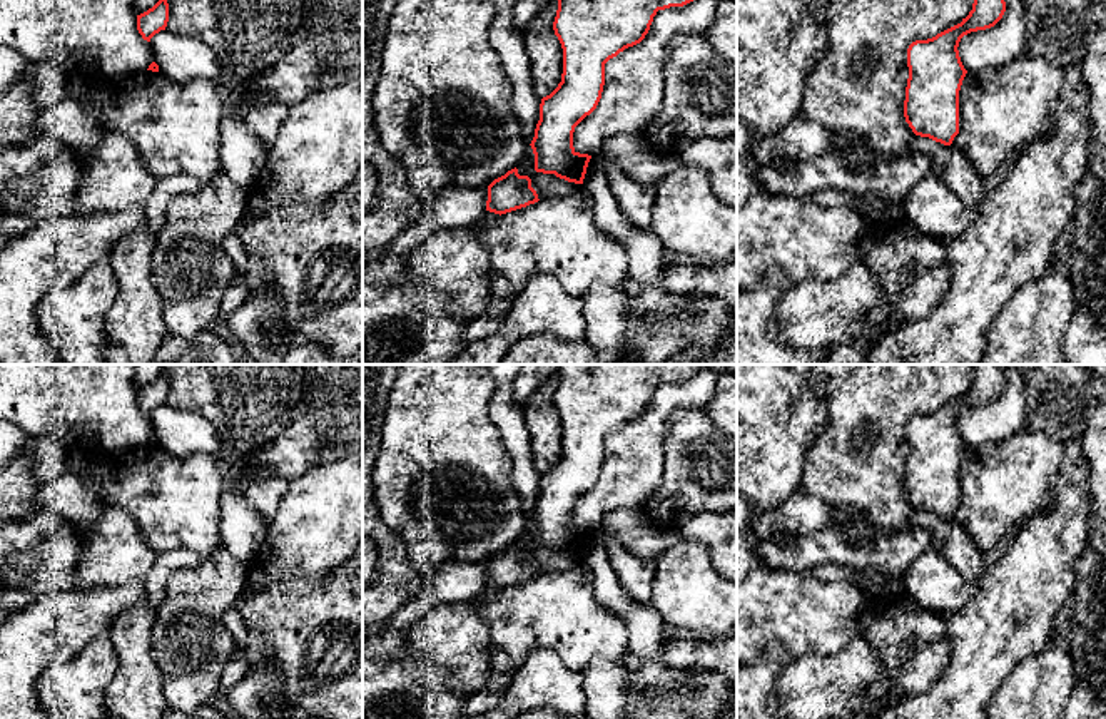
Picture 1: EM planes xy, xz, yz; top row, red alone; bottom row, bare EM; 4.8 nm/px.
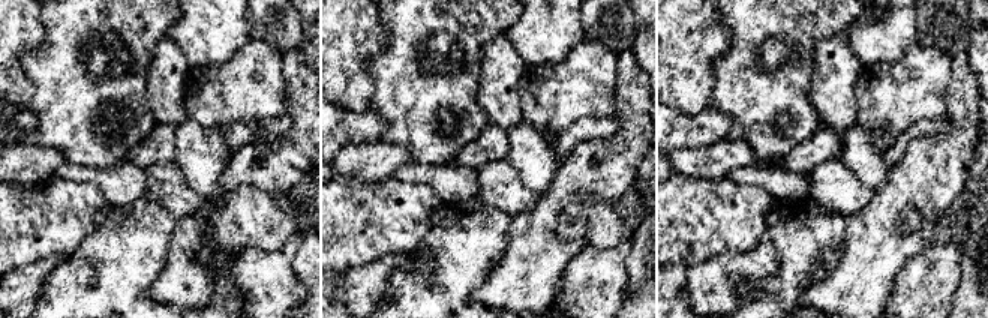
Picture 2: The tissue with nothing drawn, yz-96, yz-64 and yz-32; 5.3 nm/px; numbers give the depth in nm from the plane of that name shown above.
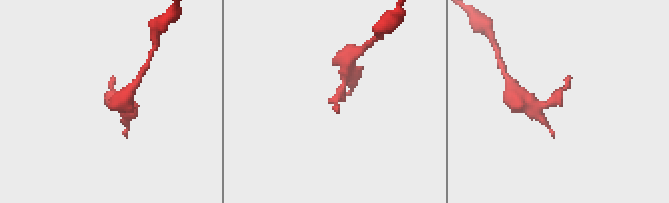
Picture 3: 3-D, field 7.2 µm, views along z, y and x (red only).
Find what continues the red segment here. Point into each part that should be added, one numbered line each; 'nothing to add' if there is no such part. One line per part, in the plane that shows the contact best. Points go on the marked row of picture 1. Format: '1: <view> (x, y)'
nothing to add

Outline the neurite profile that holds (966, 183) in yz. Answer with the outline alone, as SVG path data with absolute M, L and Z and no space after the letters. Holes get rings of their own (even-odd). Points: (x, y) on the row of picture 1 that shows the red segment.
M951 145L951 159L942 179L969 209L977 211L989 196L986 176L972 166L967 154L959 147Z

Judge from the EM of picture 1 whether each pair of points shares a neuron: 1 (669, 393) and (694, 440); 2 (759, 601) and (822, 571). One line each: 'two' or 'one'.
1: two
2: two

